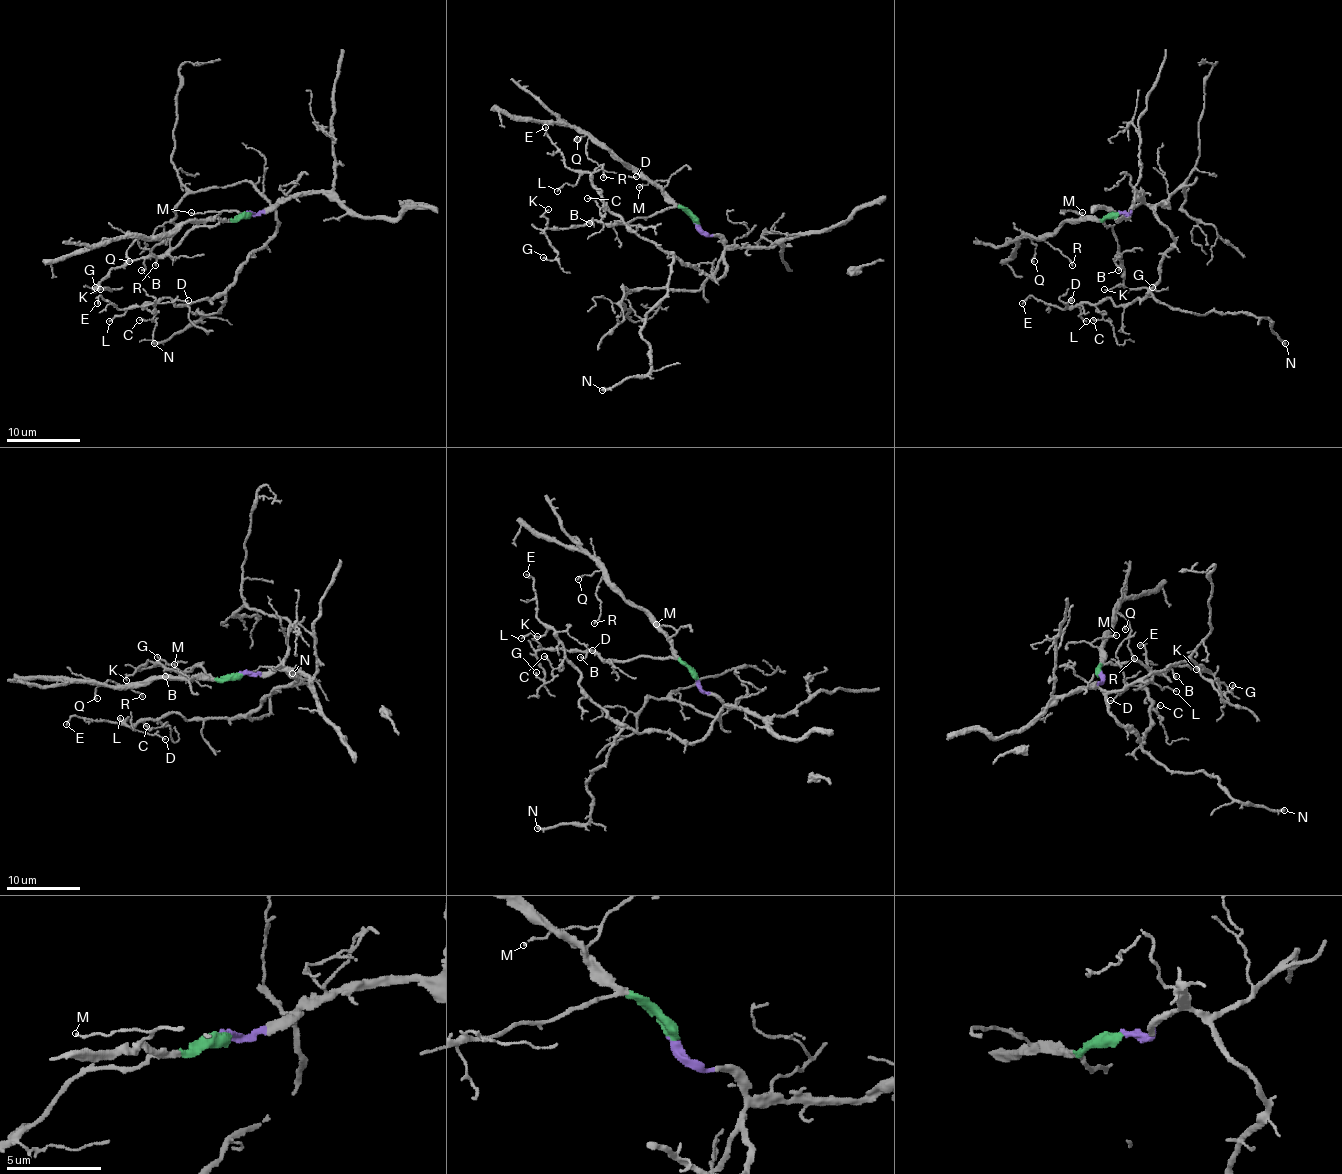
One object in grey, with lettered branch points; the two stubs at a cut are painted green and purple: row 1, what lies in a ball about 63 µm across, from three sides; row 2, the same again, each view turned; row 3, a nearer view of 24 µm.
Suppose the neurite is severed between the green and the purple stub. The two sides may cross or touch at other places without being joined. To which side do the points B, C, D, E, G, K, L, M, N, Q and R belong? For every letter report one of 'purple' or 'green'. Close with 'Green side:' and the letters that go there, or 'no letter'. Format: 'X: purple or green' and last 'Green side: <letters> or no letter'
B: green
C: purple
D: purple
E: purple
G: green
K: green
L: purple
M: green
N: purple
Q: green
R: green
Green side: B, G, K, M, Q, R

